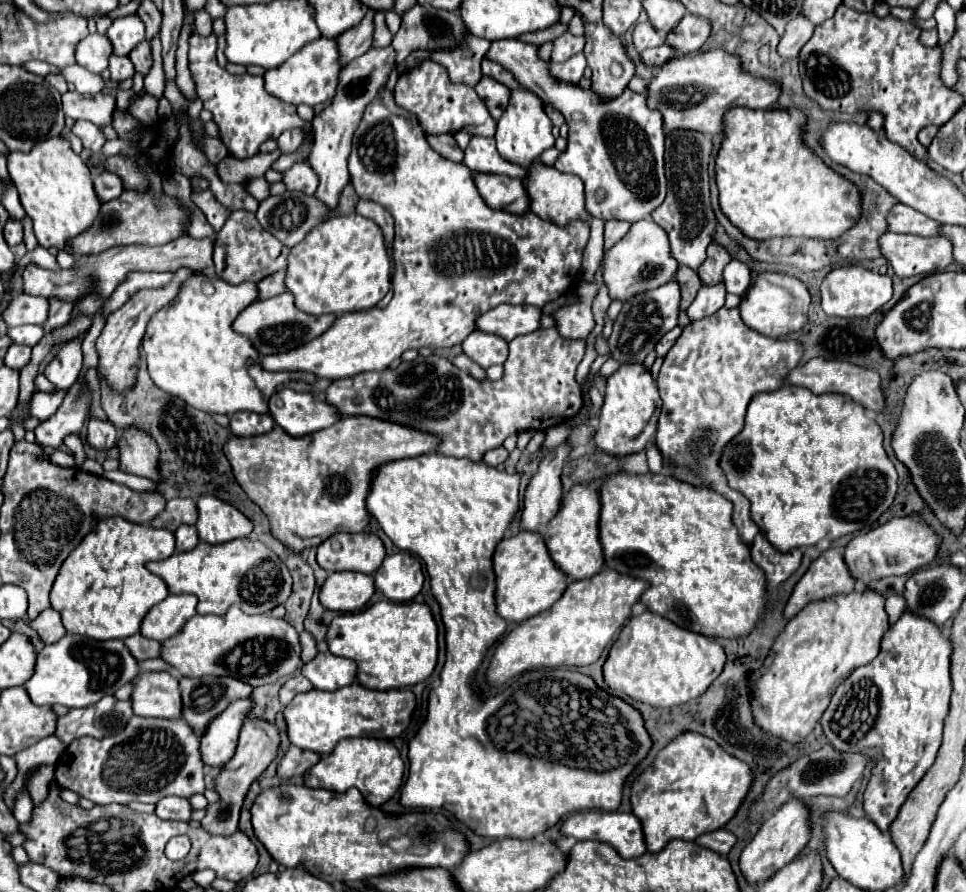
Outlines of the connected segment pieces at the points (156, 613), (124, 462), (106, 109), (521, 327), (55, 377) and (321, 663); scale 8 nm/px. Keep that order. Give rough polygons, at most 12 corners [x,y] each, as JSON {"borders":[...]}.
{"borders":[[[167,595],[143,617],[141,635],[159,643],[197,613],[195,595]],[[129,429],[119,469],[157,481],[157,443]],[[77,91],[63,95],[71,119],[109,125],[115,97]],[[497,305],[477,329],[505,341],[539,329],[539,307]],[[83,337],[65,341],[43,375],[69,389],[83,367]],[[319,653],[301,667],[315,689],[341,689],[355,681],[357,665]]]}

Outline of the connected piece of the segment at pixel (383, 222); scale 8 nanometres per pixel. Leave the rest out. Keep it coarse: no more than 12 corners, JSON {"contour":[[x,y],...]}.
{"contour":[[369,199],[357,203],[357,213],[381,227],[387,253],[393,255],[393,219]]}

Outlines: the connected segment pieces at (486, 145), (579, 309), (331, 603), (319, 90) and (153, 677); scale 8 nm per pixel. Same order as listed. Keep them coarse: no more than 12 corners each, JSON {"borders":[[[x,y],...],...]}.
{"borders":[[[471,137],[463,163],[475,173],[527,179],[501,159],[495,139]],[[579,284],[579,301],[551,313],[565,339],[585,339],[595,327],[591,308],[603,284]],[[329,573],[319,599],[341,613],[363,609],[375,593],[365,573]],[[335,39],[307,43],[265,89],[293,105],[333,99],[341,67]],[[167,671],[137,673],[133,713],[179,719],[181,691]]]}

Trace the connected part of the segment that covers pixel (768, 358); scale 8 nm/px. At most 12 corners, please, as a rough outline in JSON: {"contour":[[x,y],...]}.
{"contour":[[739,307],[693,321],[665,355],[655,435],[759,529],[719,457],[751,397],[779,389],[797,341]]}

